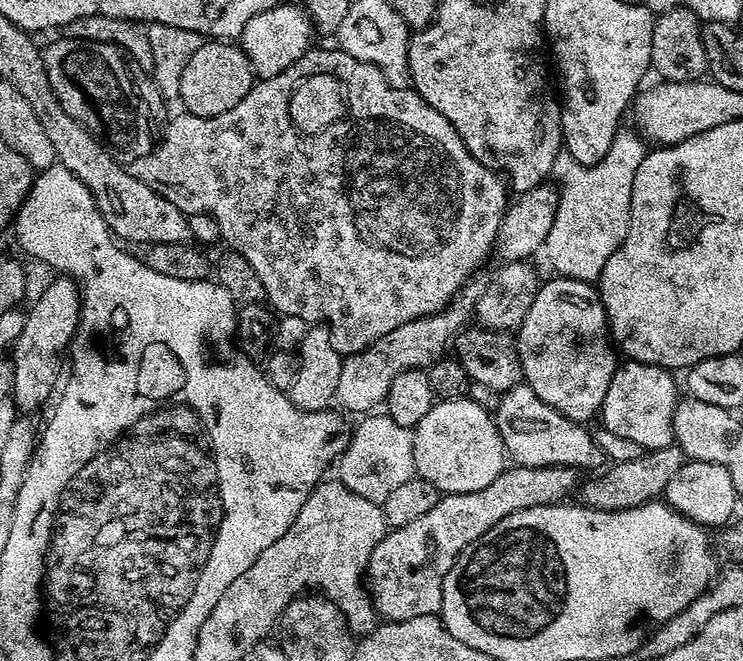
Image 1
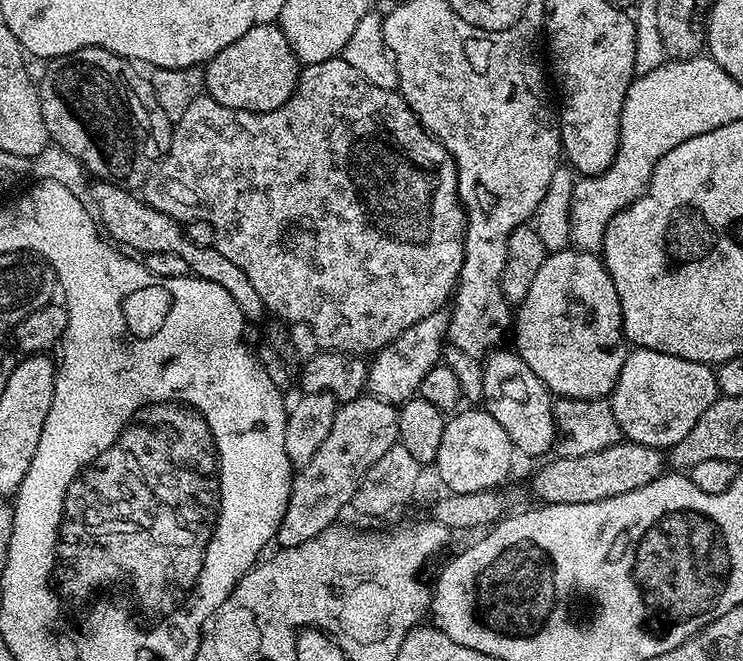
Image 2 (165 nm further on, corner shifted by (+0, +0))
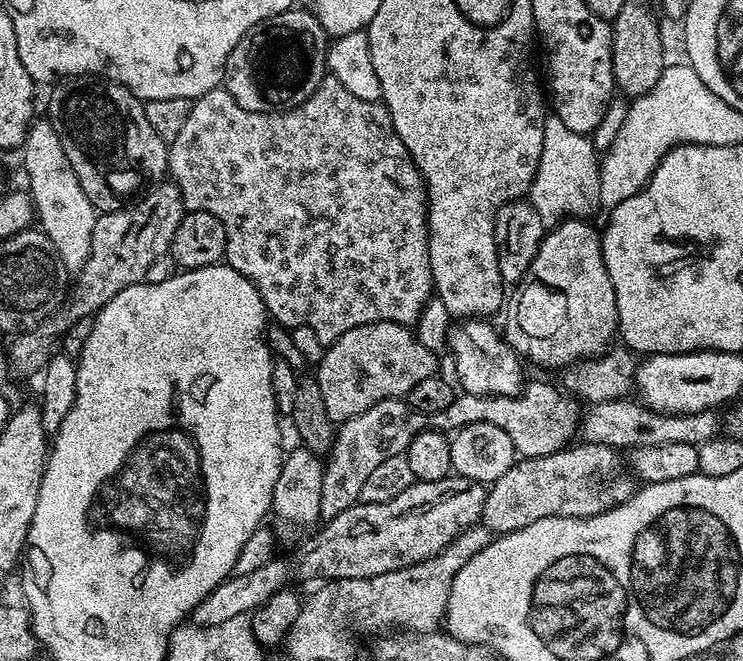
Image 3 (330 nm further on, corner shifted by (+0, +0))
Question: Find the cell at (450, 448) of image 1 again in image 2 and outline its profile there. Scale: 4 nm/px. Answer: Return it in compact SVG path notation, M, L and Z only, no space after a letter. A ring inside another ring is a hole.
M472 406L469 412L457 411L447 417L442 430L442 443L438 445L438 454L434 471L440 475L449 493L474 494L485 492L487 488L499 489L500 483L512 472L514 449L510 434L494 422L491 414Z

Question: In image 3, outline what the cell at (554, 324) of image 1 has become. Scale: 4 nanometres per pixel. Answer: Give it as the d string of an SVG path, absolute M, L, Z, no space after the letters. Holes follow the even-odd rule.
M569 218L560 221L545 235L530 270L515 285L516 297L511 297L508 312L508 329L502 335L517 356L544 368L563 370L581 360L591 360L593 356L603 356L613 343L618 332L618 310L614 286L606 270L602 254L601 233L588 225L584 218Z

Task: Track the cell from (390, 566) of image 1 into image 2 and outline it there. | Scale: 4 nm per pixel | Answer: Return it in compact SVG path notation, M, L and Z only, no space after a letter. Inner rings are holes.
M631 442L615 444L598 454L582 454L582 458L557 455L555 459L544 462L549 464L542 465L532 476L536 483L532 492L540 504L585 504L618 498L618 494L630 494L630 490L654 482L666 468L666 456L661 449Z

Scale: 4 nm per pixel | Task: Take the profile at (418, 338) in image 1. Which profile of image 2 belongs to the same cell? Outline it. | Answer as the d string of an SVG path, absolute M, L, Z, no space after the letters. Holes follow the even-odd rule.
M441 310L422 318L410 326L397 340L391 340L385 348L371 357L368 364L366 388L371 395L397 406L411 400L420 391L420 383L430 370L441 363L448 334L447 311Z

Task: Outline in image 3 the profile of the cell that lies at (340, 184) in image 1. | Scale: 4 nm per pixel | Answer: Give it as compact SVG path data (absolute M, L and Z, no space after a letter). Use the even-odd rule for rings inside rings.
M325 75L318 90L314 90L314 94L306 98L306 102L275 112L246 110L238 106L238 102L234 102L234 98L223 86L202 94L192 101L192 109L182 130L178 130L178 138L170 142L168 172L171 183L176 184L182 194L187 211L205 211L214 214L222 222L226 234L224 255L227 264L252 281L262 298L265 313L275 323L283 324L289 330L298 326L310 326L310 330L318 334L318 342L327 346L346 334L346 330L363 328L374 322L385 320L395 324L415 325L424 309L424 303L433 299L428 249L428 197L424 180L421 179L402 138L398 138L394 130L388 107L380 100L366 102L355 94L350 94L350 90L346 90L346 86L338 82L338 78Z

